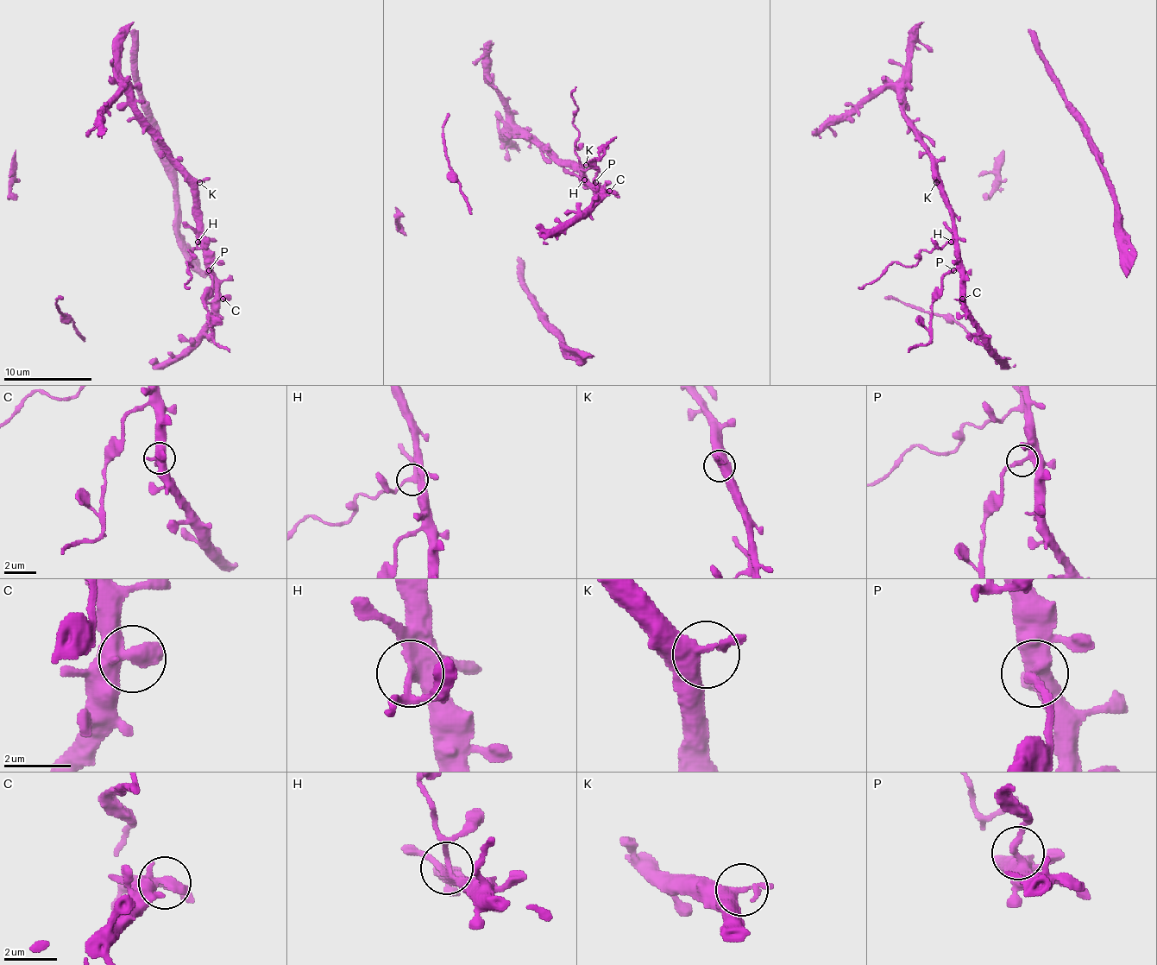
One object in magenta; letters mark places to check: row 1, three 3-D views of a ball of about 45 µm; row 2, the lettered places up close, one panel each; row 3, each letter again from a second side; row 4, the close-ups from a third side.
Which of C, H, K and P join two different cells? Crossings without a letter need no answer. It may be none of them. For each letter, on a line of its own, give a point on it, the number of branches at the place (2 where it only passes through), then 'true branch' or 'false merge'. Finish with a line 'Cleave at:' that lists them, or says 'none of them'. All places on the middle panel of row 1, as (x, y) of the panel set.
C: at (609, 191); 2 branches meet; true branch
H: at (584, 179); 3 branches meet; false merge
K: at (586, 165); 2 branches meet; true branch
P: at (595, 182); 2 branches meet; false merge
Cleave at: H, P

